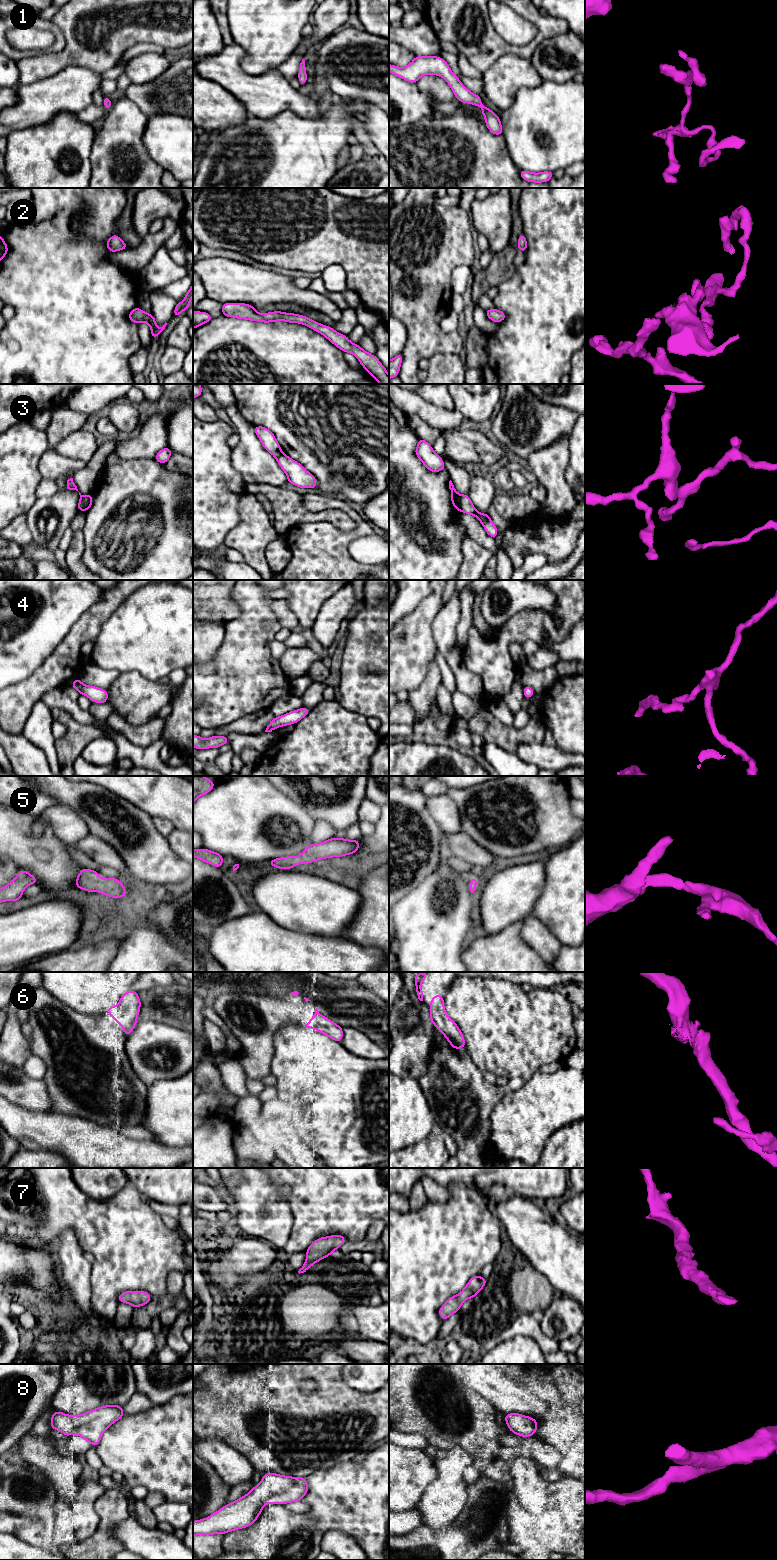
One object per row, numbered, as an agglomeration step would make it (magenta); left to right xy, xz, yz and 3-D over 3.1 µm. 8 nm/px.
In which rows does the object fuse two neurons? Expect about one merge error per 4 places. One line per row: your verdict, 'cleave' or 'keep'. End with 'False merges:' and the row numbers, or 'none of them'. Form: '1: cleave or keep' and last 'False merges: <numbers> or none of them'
1: keep
2: keep
3: cleave
4: keep
5: keep
6: keep
7: keep
8: keep
False merges: 3

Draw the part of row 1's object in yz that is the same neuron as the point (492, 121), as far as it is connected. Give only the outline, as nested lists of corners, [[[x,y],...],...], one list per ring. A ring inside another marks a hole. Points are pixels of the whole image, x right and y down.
[[[415,56],[414,60],[403,68],[389,64],[389,72],[410,83],[416,83],[422,76],[427,74],[434,74],[444,78],[453,90],[457,100],[476,105],[482,109],[485,124],[492,134],[503,135],[500,117],[481,104],[481,97],[473,94],[461,83],[443,58],[437,56]]]

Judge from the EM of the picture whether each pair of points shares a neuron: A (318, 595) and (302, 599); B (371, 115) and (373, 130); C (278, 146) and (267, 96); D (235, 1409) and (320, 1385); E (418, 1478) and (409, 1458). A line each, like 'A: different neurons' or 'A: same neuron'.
A: same neuron
B: same neuron
C: different neurons
D: same neuron
E: same neuron

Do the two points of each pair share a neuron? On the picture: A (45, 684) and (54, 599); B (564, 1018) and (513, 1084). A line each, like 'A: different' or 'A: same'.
A: different
B: different

